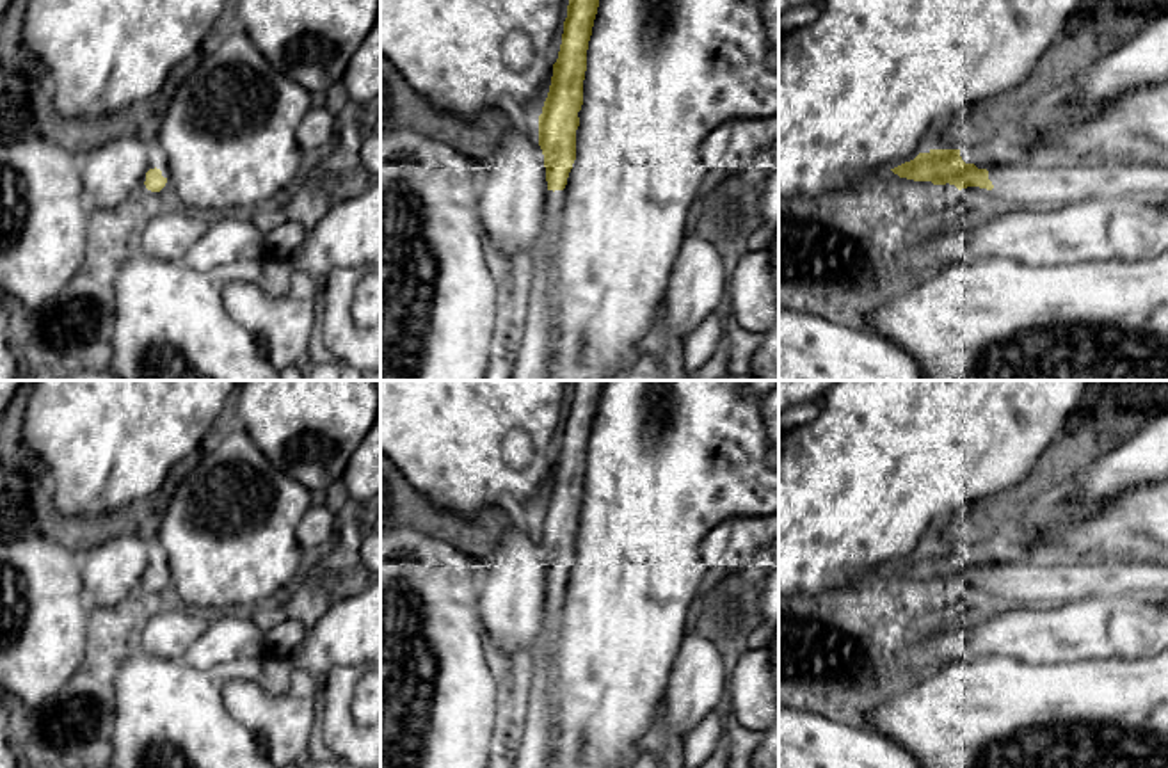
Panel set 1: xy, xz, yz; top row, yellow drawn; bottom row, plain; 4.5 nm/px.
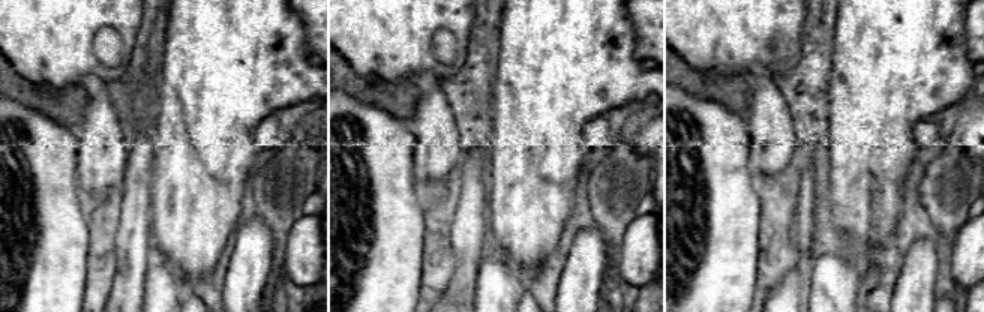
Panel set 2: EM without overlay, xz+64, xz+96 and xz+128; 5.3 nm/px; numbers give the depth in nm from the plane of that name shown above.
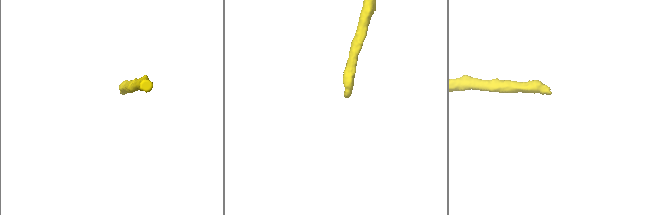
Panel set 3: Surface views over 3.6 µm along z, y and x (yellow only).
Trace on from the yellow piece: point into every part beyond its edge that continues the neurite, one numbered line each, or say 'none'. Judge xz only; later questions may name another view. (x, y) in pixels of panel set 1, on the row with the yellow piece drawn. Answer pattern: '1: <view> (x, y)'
1: xz (534, 360)

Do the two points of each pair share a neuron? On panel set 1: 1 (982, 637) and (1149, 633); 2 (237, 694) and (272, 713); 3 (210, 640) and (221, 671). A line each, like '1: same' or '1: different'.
1: same
2: same
3: different

